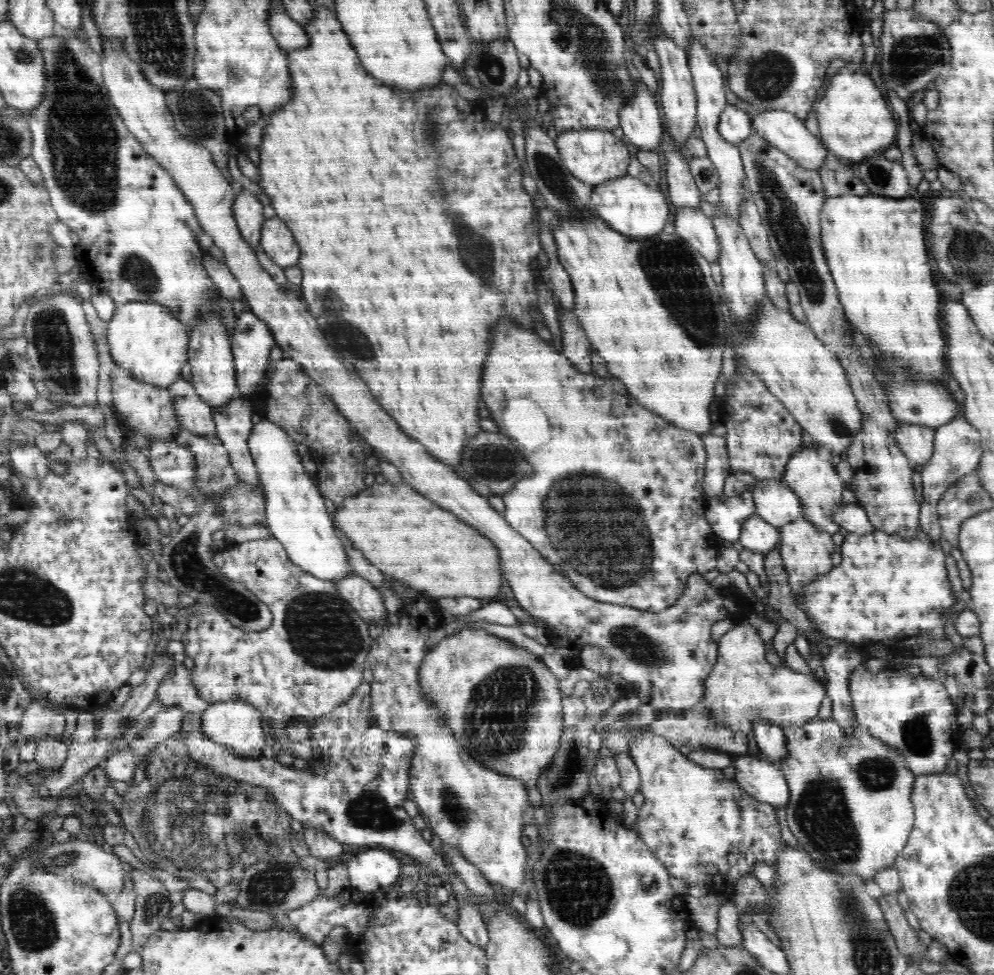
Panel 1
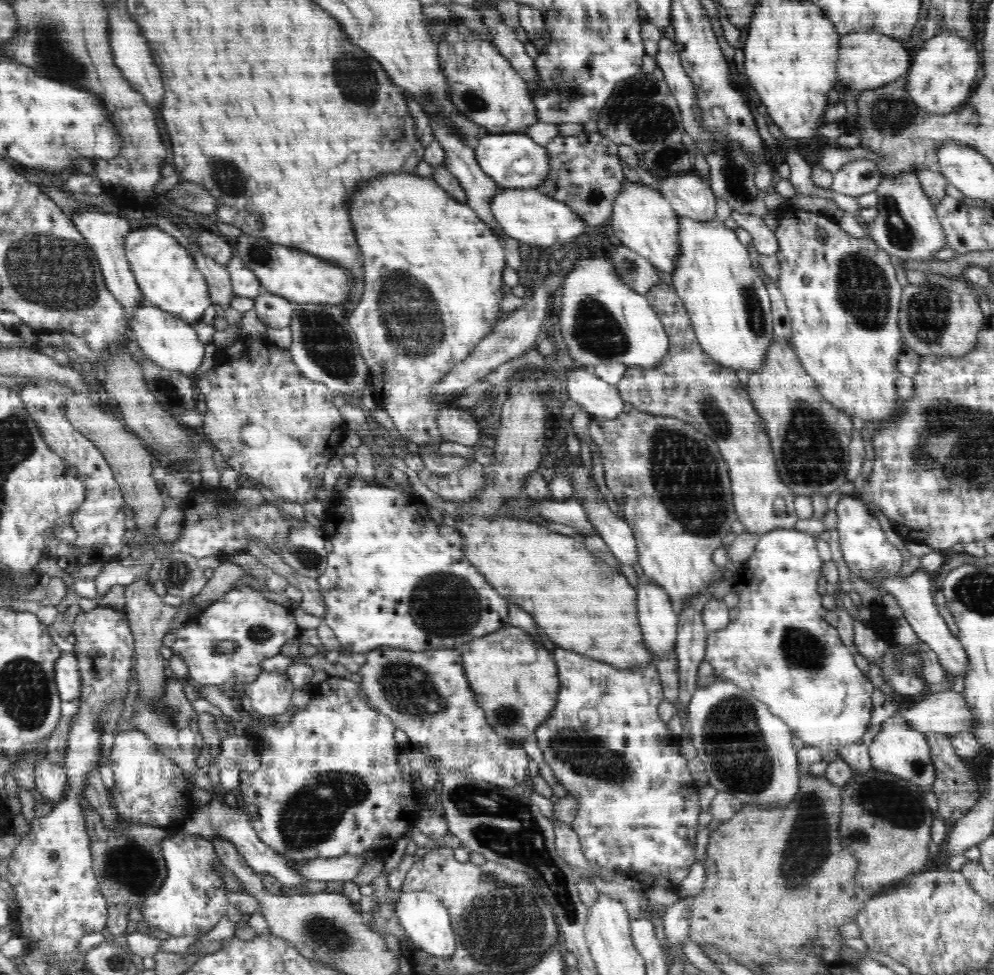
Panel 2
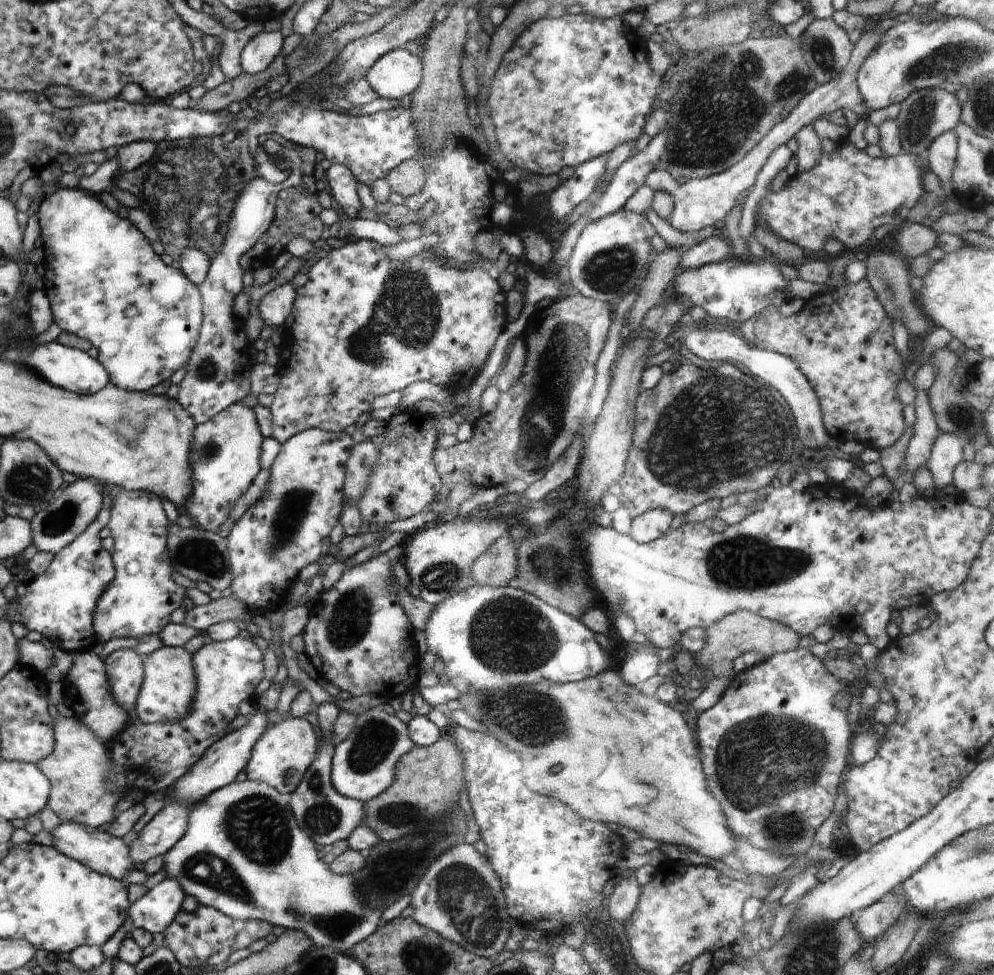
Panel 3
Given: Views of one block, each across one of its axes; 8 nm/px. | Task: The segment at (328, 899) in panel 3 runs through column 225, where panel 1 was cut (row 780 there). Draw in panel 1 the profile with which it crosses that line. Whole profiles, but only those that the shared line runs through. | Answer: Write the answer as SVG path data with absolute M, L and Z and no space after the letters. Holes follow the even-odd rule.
M816 718L801 728L784 729L788 756L778 762L788 783L790 800L786 804L788 826L818 867L836 874L853 874L872 880L880 870L893 867L908 842L915 821L911 801L915 776L905 760L891 747L874 738L866 727L857 724L848 733L832 718Z

